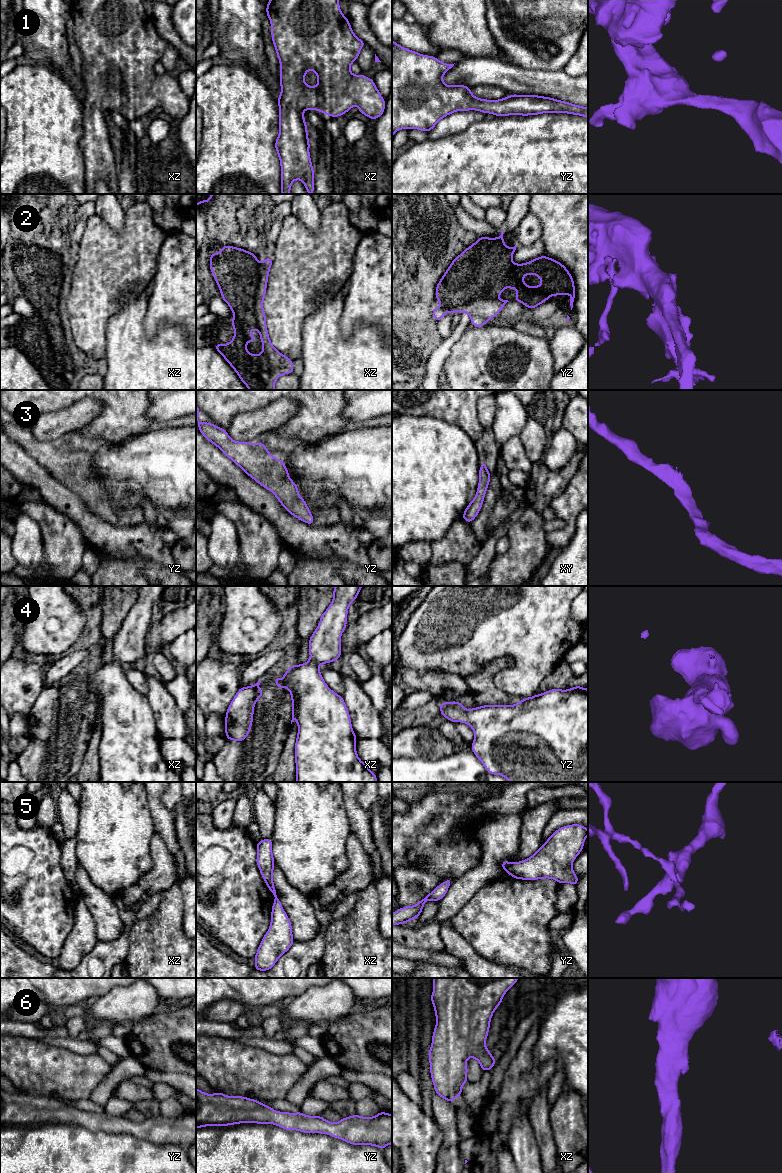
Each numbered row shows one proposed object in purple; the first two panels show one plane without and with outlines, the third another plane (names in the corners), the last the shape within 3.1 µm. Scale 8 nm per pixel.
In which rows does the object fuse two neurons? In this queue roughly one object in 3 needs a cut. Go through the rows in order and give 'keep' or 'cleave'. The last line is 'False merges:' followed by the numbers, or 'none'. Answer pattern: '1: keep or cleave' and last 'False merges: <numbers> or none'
1: keep
2: keep
3: keep
4: keep
5: cleave
6: keep
False merges: 5

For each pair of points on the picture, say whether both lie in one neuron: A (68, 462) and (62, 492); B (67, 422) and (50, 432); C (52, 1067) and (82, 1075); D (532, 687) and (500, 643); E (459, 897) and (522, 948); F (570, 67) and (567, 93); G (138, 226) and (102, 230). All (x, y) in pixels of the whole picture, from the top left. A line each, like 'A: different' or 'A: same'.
A: different
B: same
C: same
D: same
E: different
F: different
G: same

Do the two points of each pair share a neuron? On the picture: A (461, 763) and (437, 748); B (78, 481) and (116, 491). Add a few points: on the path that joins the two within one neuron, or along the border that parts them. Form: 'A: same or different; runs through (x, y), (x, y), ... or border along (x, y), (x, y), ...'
A: different; border along (455, 750), (447, 756), (426, 760)
B: different; border along (91, 471), (110, 504)

